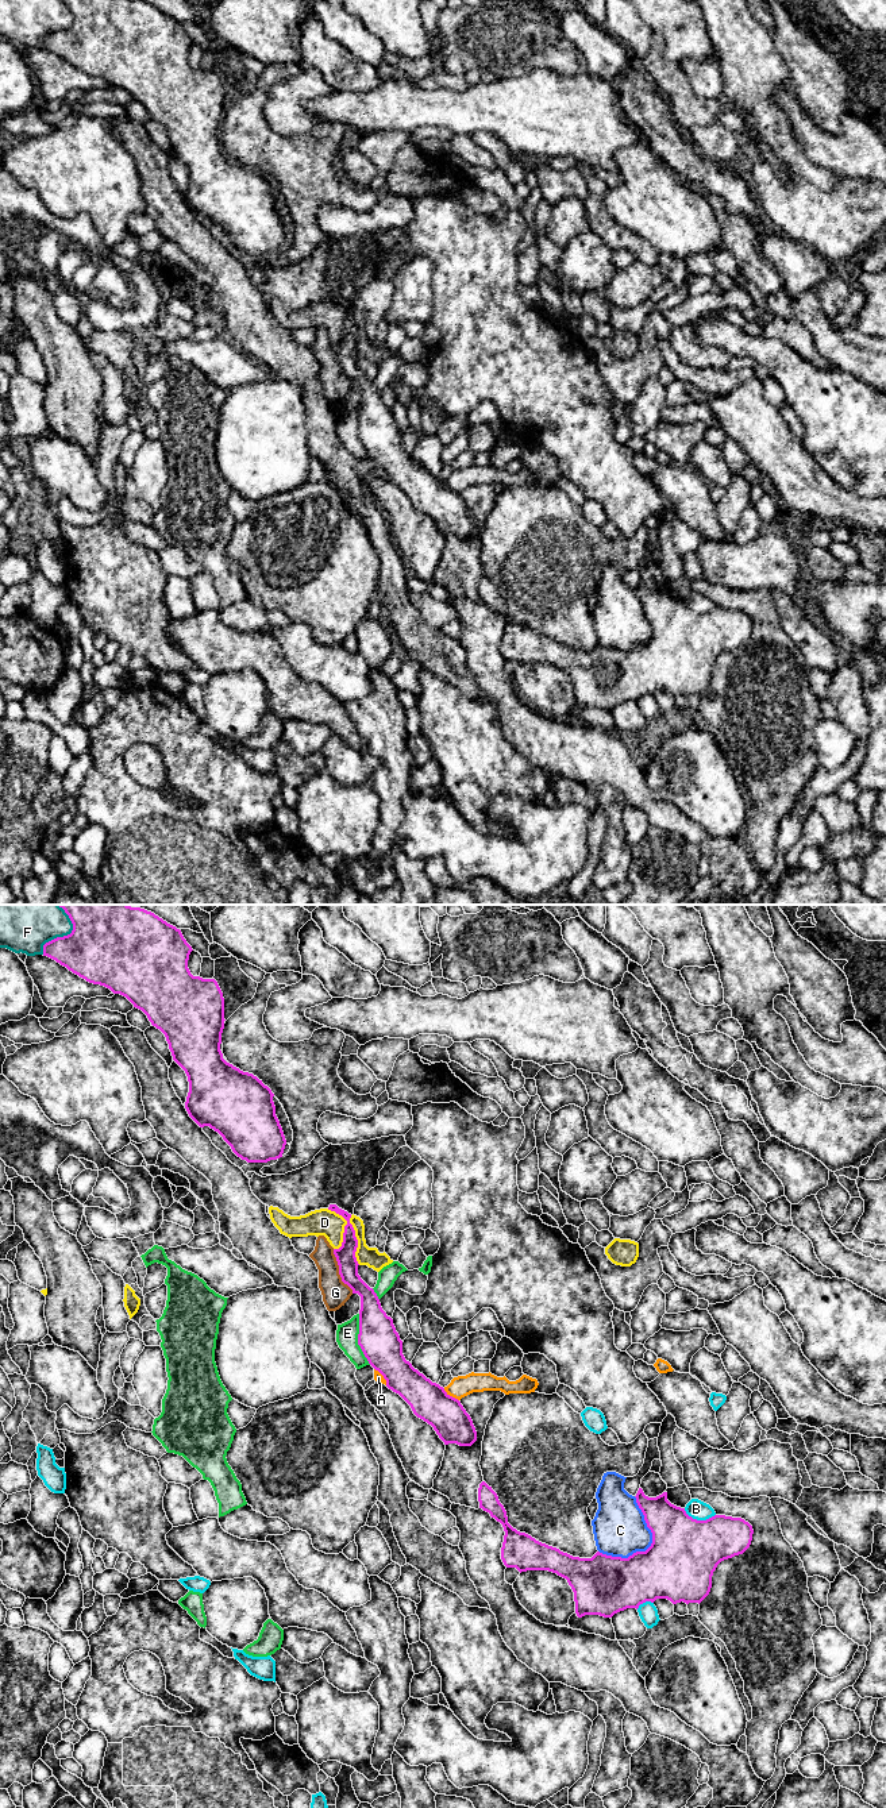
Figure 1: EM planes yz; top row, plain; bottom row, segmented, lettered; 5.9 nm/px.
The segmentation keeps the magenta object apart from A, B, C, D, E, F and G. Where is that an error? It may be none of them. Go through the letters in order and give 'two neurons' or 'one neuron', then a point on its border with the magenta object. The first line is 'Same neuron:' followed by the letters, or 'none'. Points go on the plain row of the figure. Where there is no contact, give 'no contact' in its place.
Same neuron: none
A: two neurons; contact yz (451, 489)
B: two neurons; contact yz (698, 613)
C: two neurons; contact yz (650, 639)
D: two neurons; contact yz (354, 326)
E: two neurons; contact yz (358, 432)
F: two neurons; contact yz (65, 29)
G: two neurons; contact yz (339, 363)

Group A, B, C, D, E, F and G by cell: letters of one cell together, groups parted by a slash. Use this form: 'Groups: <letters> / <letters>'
Groups: A / B / C / D G / E / F

